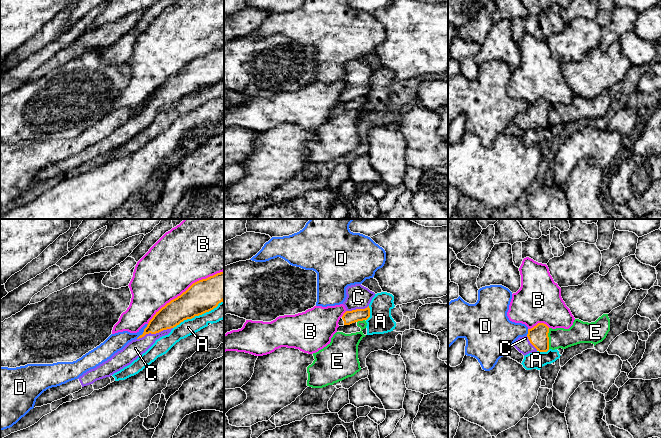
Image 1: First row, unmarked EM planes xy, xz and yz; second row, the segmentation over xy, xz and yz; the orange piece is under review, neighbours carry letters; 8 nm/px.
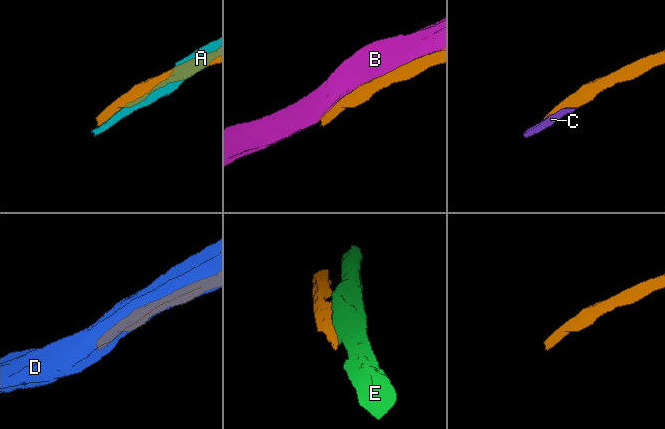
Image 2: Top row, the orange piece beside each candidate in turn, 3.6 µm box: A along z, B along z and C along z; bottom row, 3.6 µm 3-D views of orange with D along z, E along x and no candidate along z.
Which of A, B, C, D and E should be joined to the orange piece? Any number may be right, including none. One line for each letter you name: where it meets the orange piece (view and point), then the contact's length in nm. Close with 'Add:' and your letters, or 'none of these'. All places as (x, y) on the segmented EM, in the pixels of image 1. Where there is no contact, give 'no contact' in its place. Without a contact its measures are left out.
C: contact xy (154, 333); length 300 nm
Add: C

